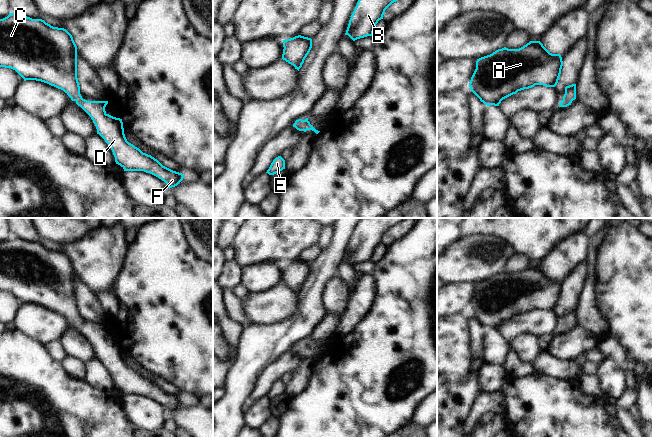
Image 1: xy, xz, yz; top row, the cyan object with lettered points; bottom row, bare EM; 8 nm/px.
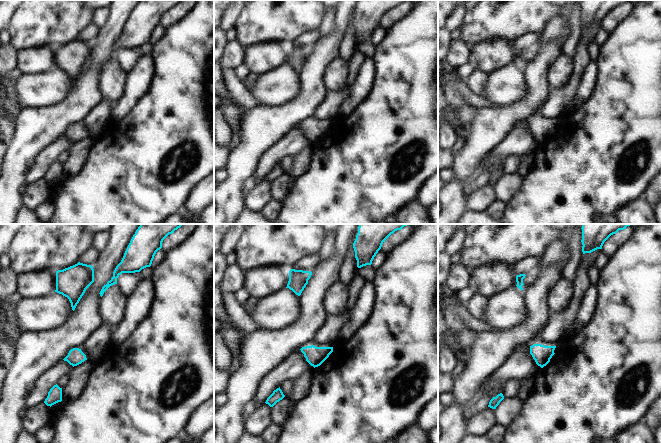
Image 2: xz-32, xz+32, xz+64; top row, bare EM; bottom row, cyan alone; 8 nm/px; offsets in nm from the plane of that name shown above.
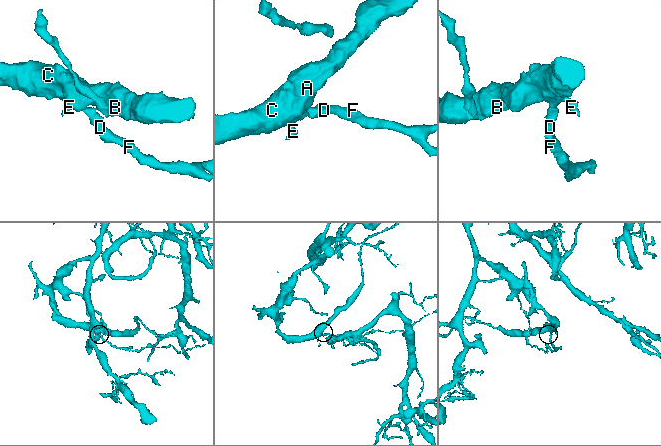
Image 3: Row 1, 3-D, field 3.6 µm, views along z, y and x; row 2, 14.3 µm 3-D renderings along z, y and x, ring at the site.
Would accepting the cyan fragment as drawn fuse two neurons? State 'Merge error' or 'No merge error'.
No merge error.

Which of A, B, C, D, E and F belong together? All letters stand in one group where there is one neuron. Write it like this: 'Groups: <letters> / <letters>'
Groups: A B C D E F.

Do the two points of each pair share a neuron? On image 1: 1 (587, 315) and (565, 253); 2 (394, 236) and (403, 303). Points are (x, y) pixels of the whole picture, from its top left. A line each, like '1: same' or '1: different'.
1: different
2: different

